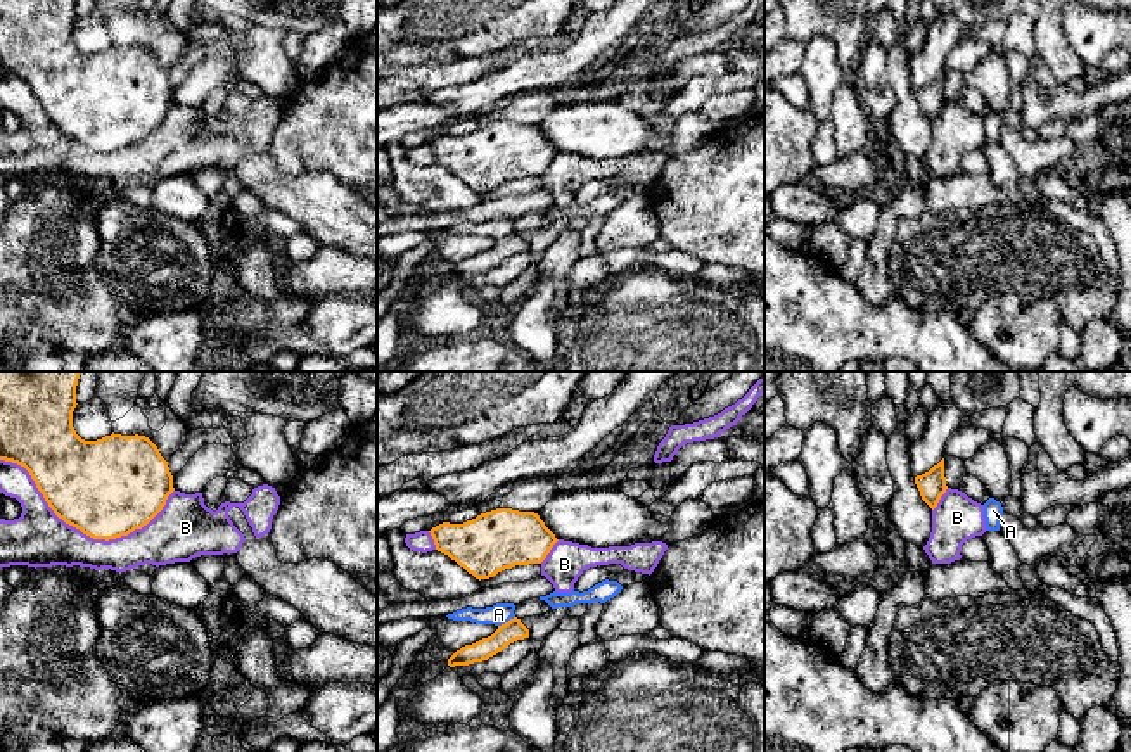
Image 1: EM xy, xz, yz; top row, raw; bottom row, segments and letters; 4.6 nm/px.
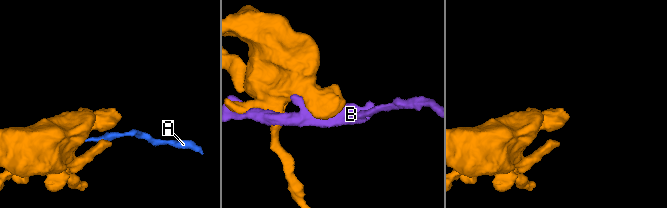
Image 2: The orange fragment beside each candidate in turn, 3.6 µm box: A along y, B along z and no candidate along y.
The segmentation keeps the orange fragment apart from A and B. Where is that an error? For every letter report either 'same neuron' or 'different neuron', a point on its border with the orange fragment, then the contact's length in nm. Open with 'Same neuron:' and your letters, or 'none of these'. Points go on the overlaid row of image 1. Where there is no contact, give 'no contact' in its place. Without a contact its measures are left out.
Same neuron: none of these
A: different neuron; contact xz (505, 623); length 90 nm
B: different neuron; contact xy (83, 533); length 800 nm

